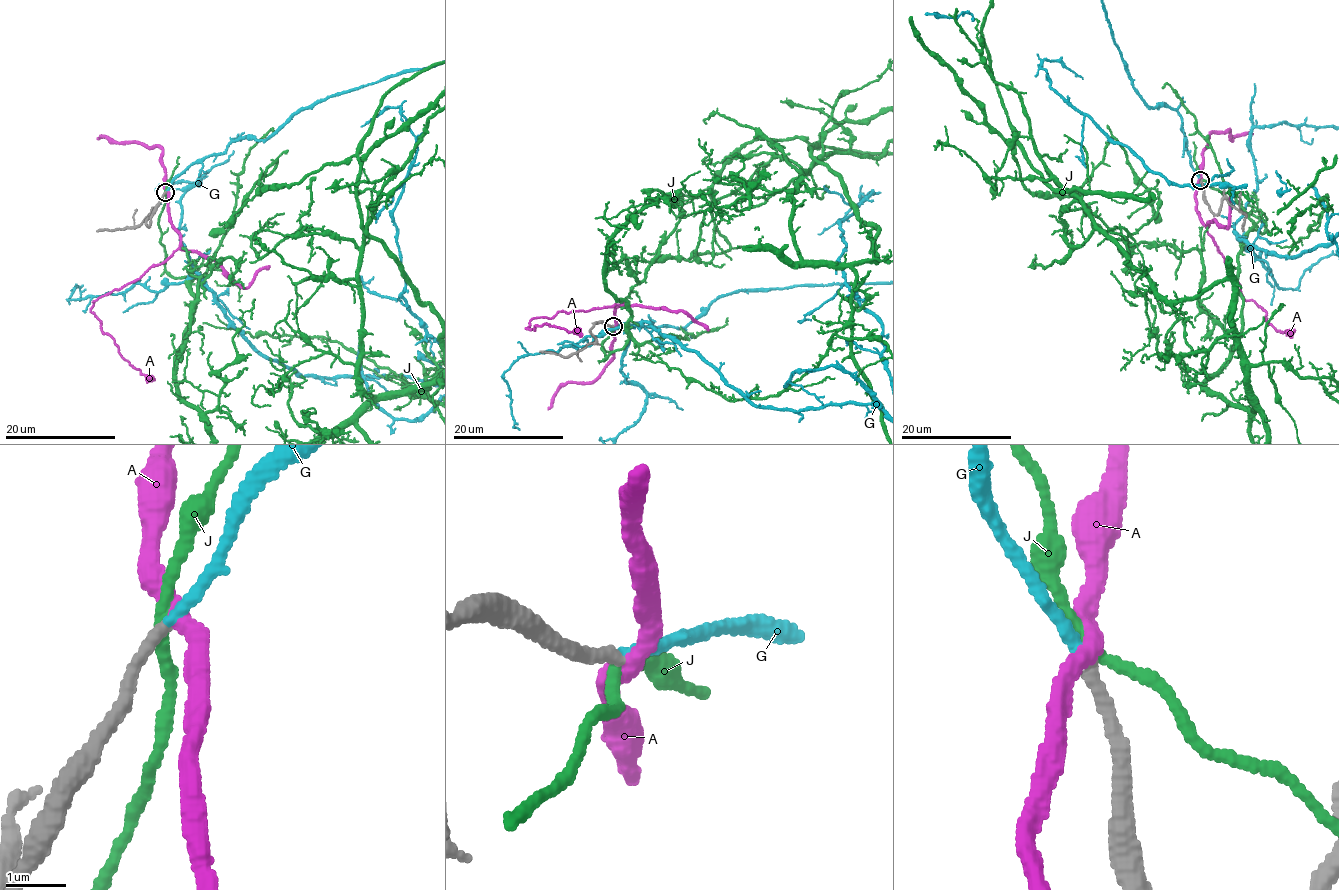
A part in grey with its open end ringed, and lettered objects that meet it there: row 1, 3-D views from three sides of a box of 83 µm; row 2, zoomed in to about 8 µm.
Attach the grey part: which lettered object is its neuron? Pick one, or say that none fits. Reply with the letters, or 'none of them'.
G

